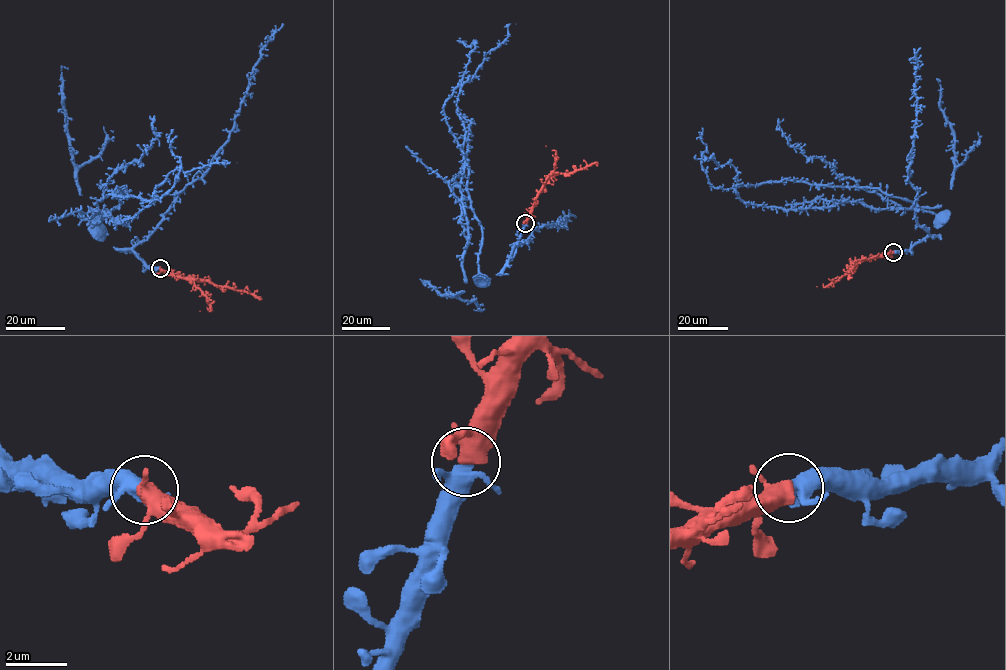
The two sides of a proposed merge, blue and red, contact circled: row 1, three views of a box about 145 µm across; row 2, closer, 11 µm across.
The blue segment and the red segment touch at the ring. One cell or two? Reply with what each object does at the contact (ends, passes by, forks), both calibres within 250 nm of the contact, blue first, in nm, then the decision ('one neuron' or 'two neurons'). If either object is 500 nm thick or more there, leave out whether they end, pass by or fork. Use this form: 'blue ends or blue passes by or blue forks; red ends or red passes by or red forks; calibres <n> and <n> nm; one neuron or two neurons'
blue forks; red passes by; calibres 320 and 460 nm; one neuron

